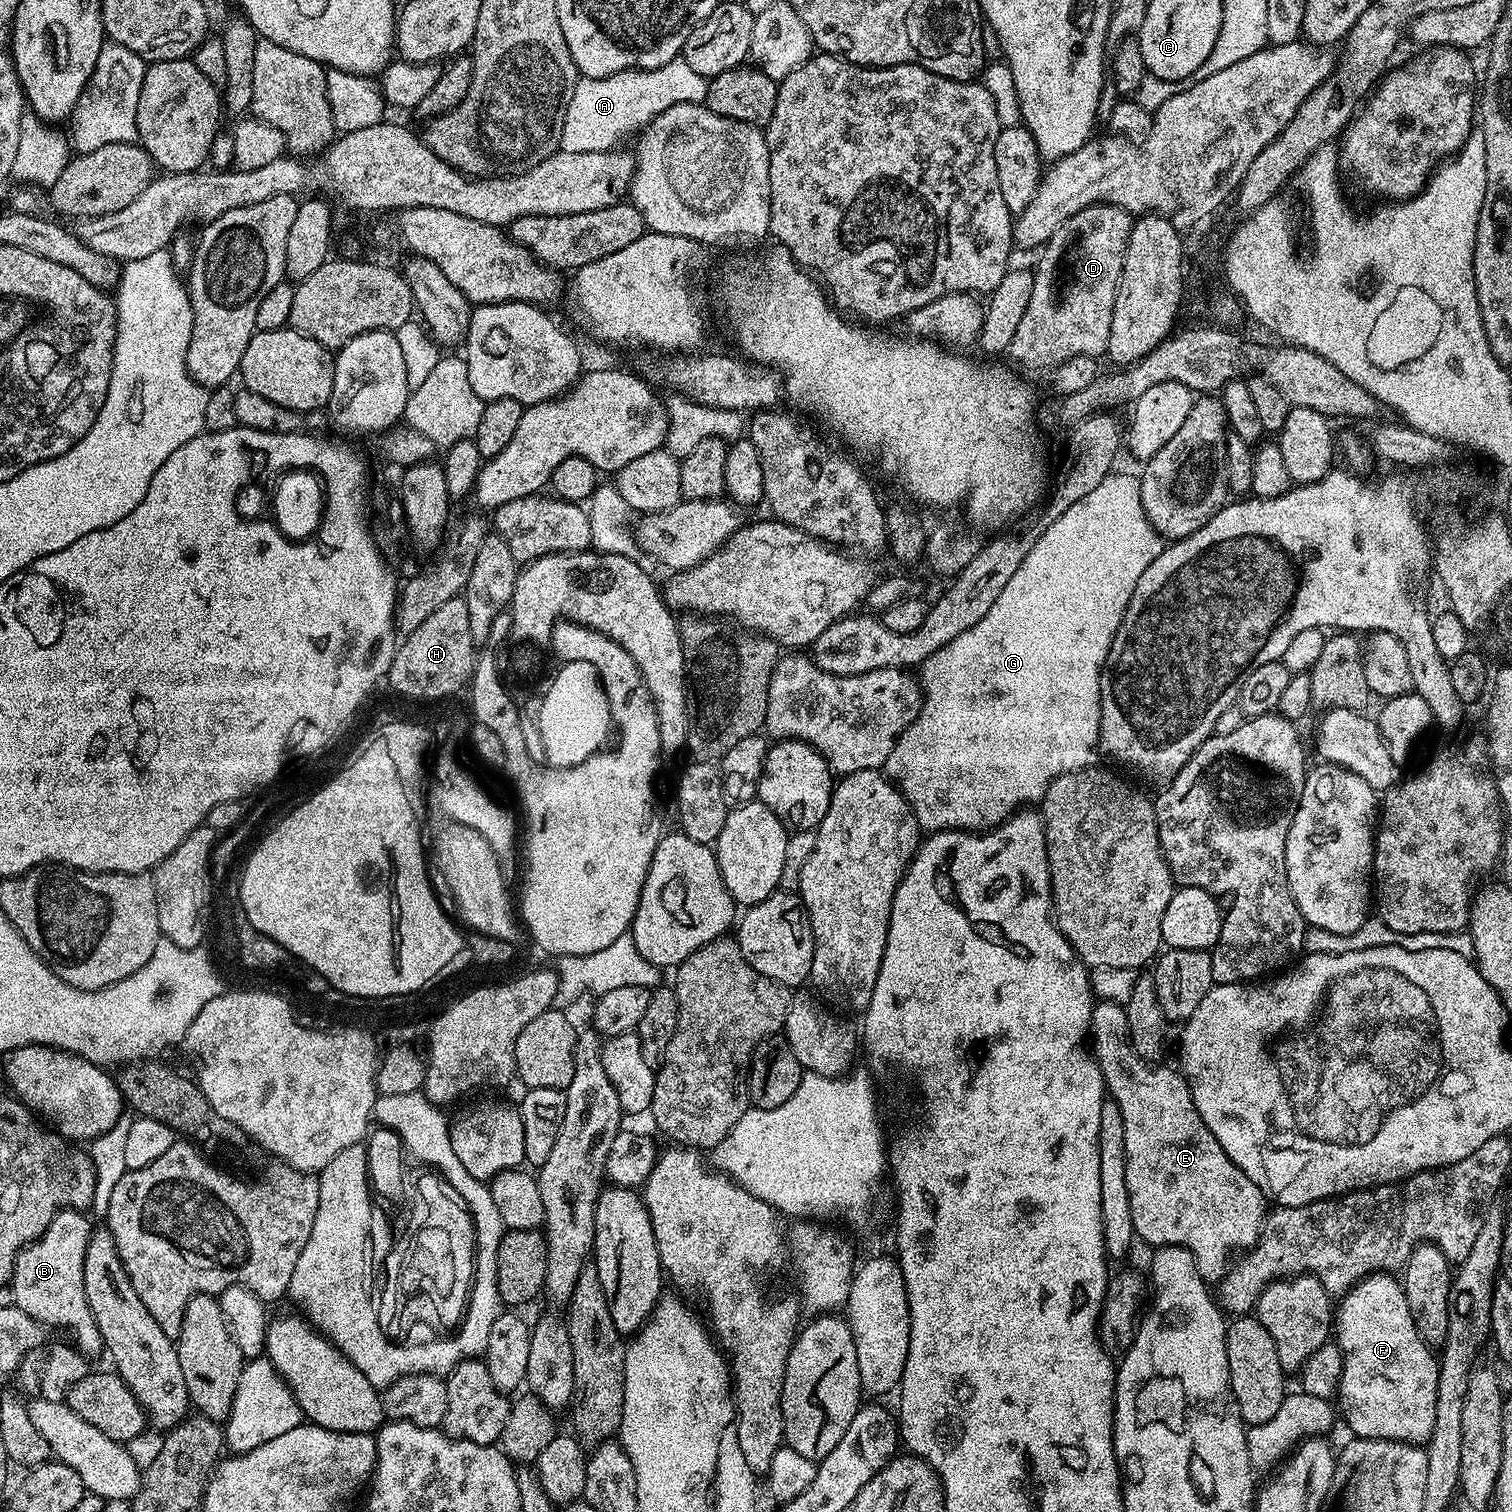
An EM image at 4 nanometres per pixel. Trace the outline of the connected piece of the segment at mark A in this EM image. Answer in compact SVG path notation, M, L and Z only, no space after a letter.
M683 58L666 62L666 66L642 70L626 70L618 74L610 74L606 78L577 79L574 94L570 98L570 106L566 110L566 122L562 126L560 151L570 154L586 154L587 152L606 152L617 147L616 144L627 132L642 130L658 114L670 110L670 106L679 104L704 104L707 98L709 77L698 74Z

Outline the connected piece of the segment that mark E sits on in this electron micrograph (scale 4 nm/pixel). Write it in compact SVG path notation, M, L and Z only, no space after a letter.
M1100 1000L1093 1003L1088 1031L1091 1033L1090 1051L1096 1057L1096 1064L1104 1076L1104 1087L1107 1095L1115 1100L1118 1110L1122 1110L1122 1130L1126 1138L1126 1190L1130 1198L1130 1214L1134 1222L1136 1236L1139 1239L1144 1239L1146 1243L1152 1244L1151 1247L1153 1249L1158 1249L1162 1246L1182 1246L1186 1250L1190 1250L1190 1254L1194 1254L1194 1262L1198 1266L1200 1277L1205 1282L1219 1282L1230 1267L1230 1261L1233 1259L1232 1251L1235 1248L1244 1248L1240 1250L1251 1249L1257 1238L1260 1237L1260 1228L1264 1224L1266 1215L1266 1207L1264 1208L1266 1197L1264 1192L1258 1190L1258 1186L1254 1186L1254 1182L1250 1182L1250 1178L1246 1178L1246 1174L1242 1174L1240 1167L1228 1157L1226 1150L1222 1150L1222 1146L1218 1146L1218 1138L1214 1138L1214 1134L1210 1134L1210 1126L1206 1126L1206 1122L1202 1122L1202 1114L1198 1114L1198 1110L1194 1106L1192 1091L1183 1075L1175 1067L1172 1067L1173 1069L1160 1068L1164 1066L1142 1059L1132 1049L1131 1044L1128 1043L1128 1023L1126 1022L1126 1010L1123 1004L1116 1004L1108 1000Z

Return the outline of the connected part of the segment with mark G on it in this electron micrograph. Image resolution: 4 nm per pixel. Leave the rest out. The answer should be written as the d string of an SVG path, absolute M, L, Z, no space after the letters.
M1118 472L1098 482L1098 486L1094 486L1094 490L1086 494L1086 498L1074 502L1070 510L1051 521L1047 525L1049 528L1040 537L1035 537L1022 566L1014 570L1014 578L1006 582L1002 594L994 598L994 606L986 610L984 617L974 626L970 626L970 630L958 634L954 642L930 654L930 658L926 658L924 663L919 665L918 679L922 693L920 713L912 717L911 724L898 738L894 750L890 750L890 758L885 762L883 771L906 797L916 821L925 833L949 830L987 832L989 828L997 828L1015 812L1043 800L1048 783L1054 778L1067 772L1079 772L1081 768L1097 763L1096 752L1098 753L1100 743L1100 673L1109 663L1108 651L1112 648L1118 626L1126 614L1130 594L1134 594L1134 586L1138 586L1138 578L1142 578L1142 570L1146 570L1146 566L1150 566L1150 562L1154 562L1154 558L1158 558L1158 554L1166 546L1162 537L1144 517L1139 479L1135 475L1132 477Z

